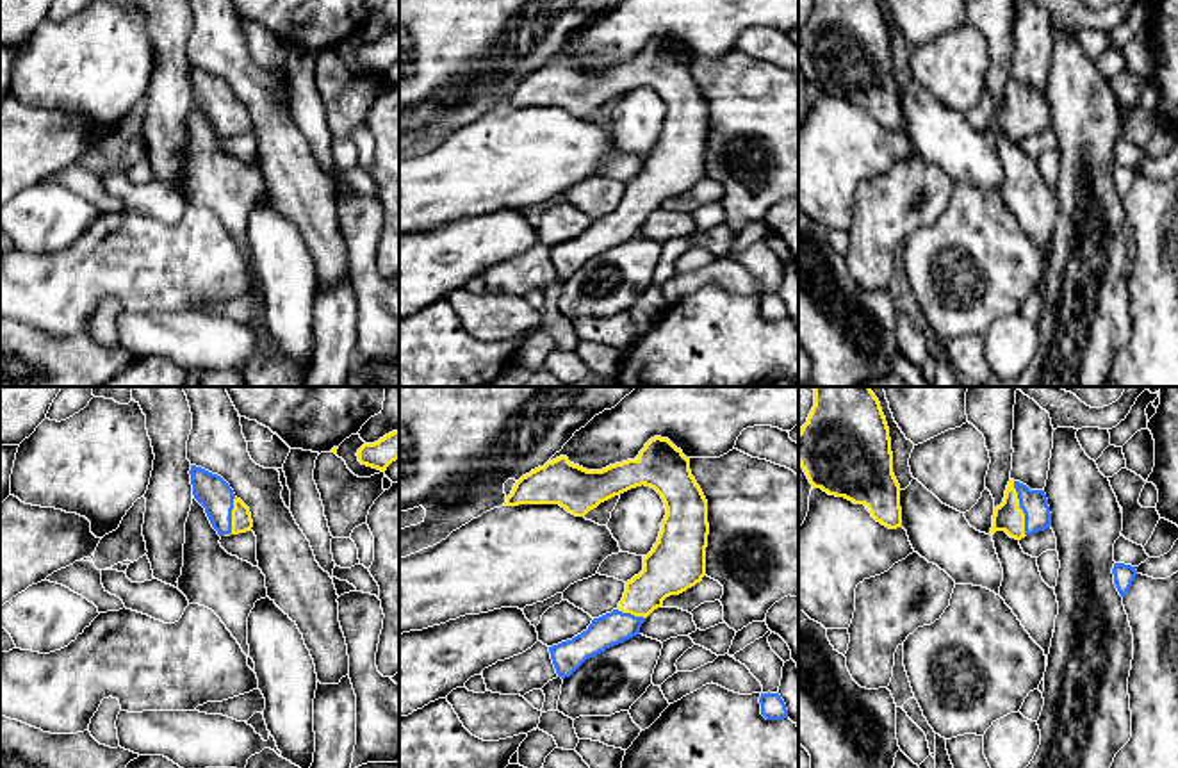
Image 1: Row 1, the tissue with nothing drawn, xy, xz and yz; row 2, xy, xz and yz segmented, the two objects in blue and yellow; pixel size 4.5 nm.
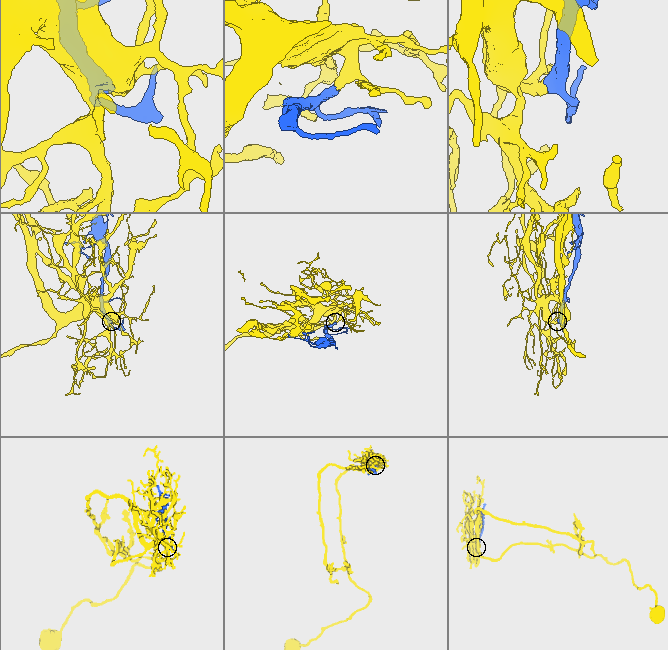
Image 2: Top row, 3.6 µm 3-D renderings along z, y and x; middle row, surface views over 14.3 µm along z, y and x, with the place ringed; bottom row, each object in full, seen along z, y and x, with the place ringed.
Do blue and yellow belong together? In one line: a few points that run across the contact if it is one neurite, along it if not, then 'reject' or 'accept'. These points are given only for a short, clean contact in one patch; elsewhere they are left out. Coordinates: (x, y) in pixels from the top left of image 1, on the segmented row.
line yz (1034, 503), (1020, 506), (1009, 517); accept

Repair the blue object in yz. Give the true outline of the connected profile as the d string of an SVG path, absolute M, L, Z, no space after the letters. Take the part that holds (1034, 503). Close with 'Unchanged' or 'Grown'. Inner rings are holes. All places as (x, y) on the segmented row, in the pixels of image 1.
M1010 479L1003 502L994 508L991 535L1005 531L1010 538L1021 540L1050 526L1051 513L1044 490L1030 490Z. Grown

